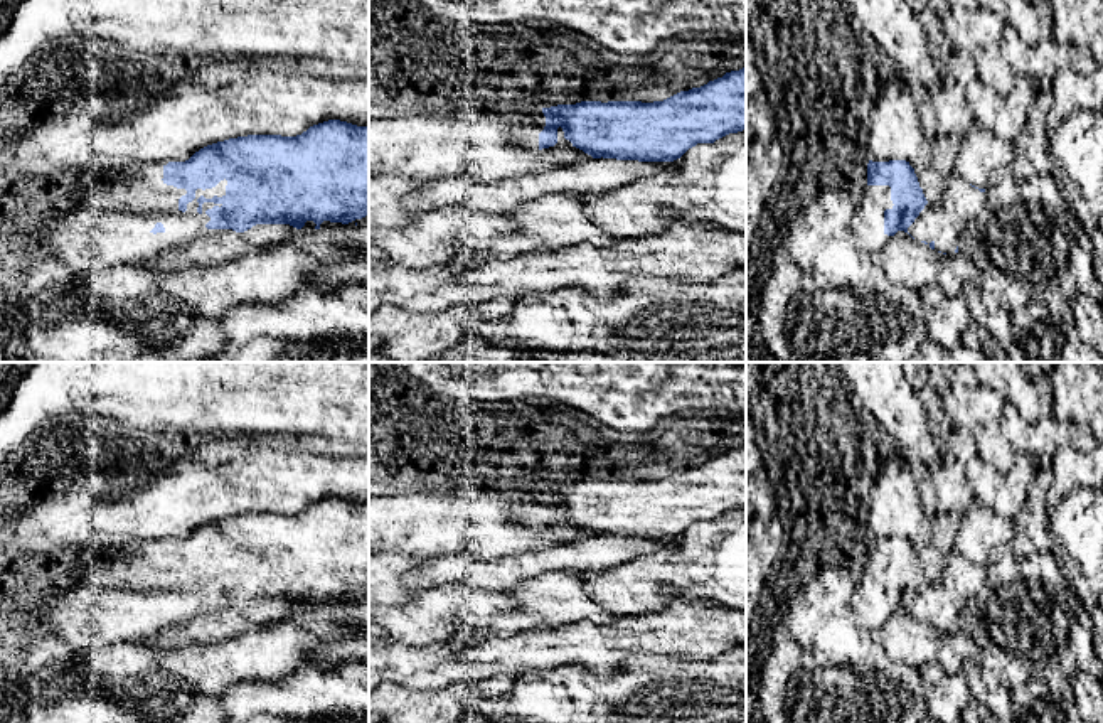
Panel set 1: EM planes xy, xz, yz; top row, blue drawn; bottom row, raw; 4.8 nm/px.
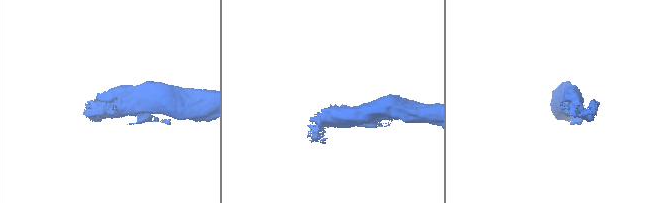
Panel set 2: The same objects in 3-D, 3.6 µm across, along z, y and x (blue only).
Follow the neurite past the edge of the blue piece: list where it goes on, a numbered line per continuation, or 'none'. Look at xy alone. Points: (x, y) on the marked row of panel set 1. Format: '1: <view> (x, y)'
none

